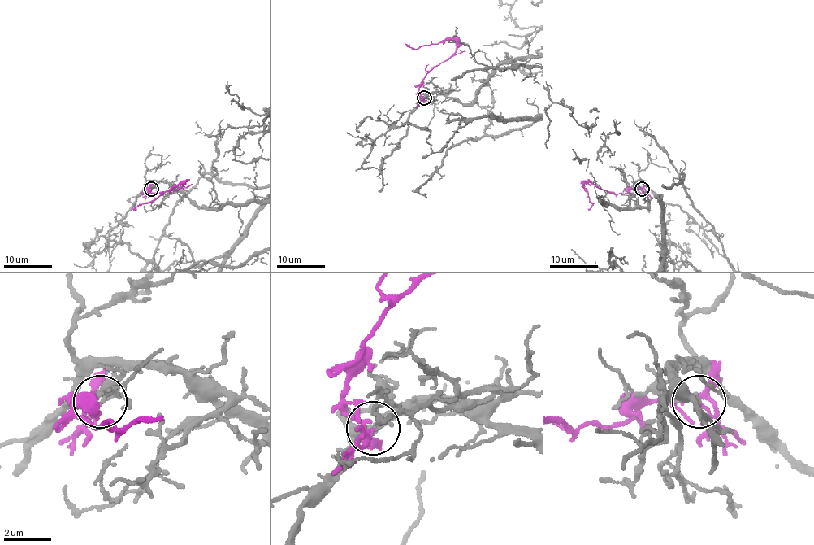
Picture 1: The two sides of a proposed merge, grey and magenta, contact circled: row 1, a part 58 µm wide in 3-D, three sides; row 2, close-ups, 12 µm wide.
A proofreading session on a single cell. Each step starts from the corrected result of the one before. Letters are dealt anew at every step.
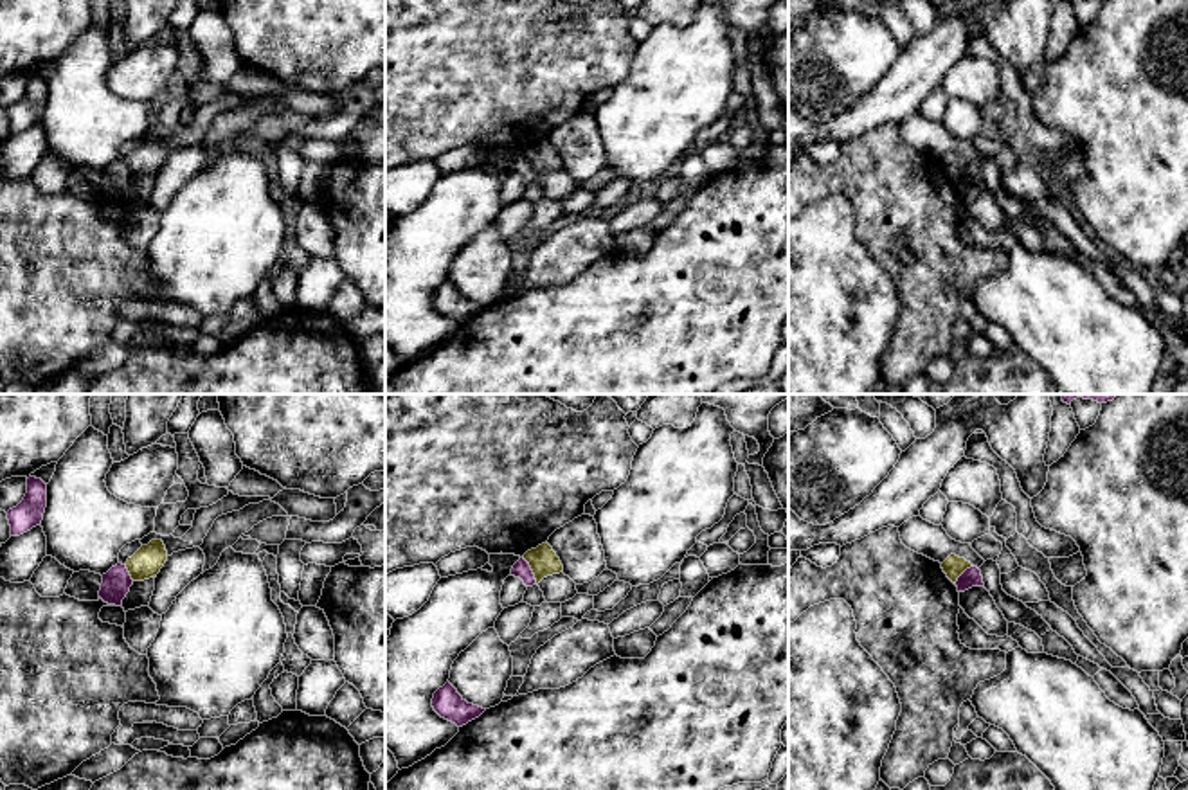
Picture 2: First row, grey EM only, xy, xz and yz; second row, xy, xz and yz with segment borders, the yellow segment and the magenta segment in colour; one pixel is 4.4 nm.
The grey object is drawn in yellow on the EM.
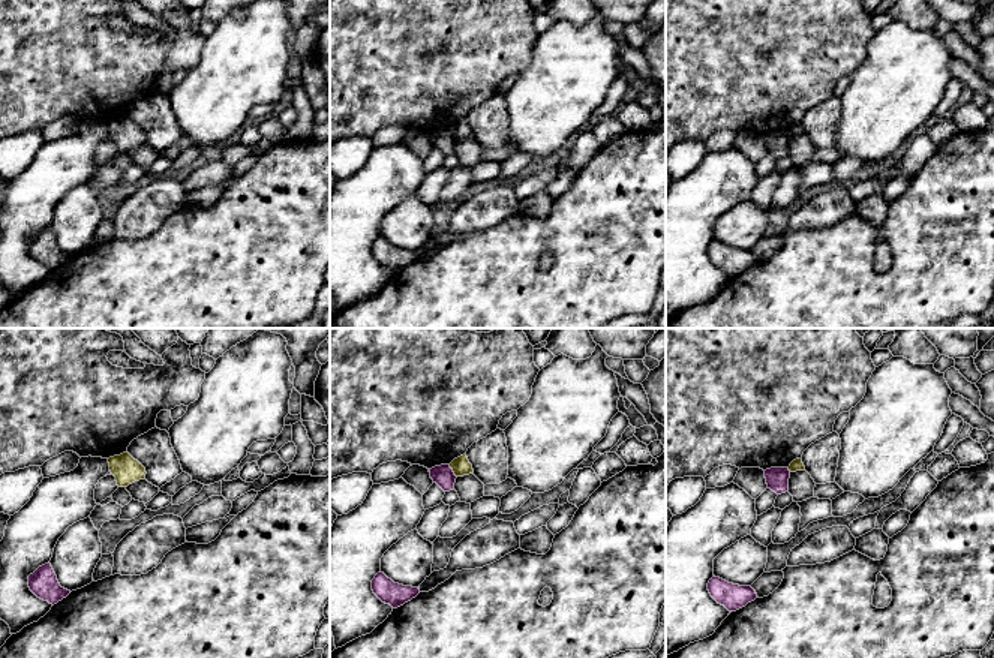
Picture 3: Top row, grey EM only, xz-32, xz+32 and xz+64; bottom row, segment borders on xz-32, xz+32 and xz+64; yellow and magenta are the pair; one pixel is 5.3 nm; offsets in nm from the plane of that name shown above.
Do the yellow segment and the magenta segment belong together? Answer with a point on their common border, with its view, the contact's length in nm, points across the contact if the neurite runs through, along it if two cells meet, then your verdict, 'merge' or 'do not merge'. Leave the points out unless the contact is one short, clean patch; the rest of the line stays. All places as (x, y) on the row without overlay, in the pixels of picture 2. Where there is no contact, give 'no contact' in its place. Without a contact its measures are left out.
meets yellow in xz at (531, 166); contact 140 nm long; border along xz (522, 153), (537, 180); do not merge

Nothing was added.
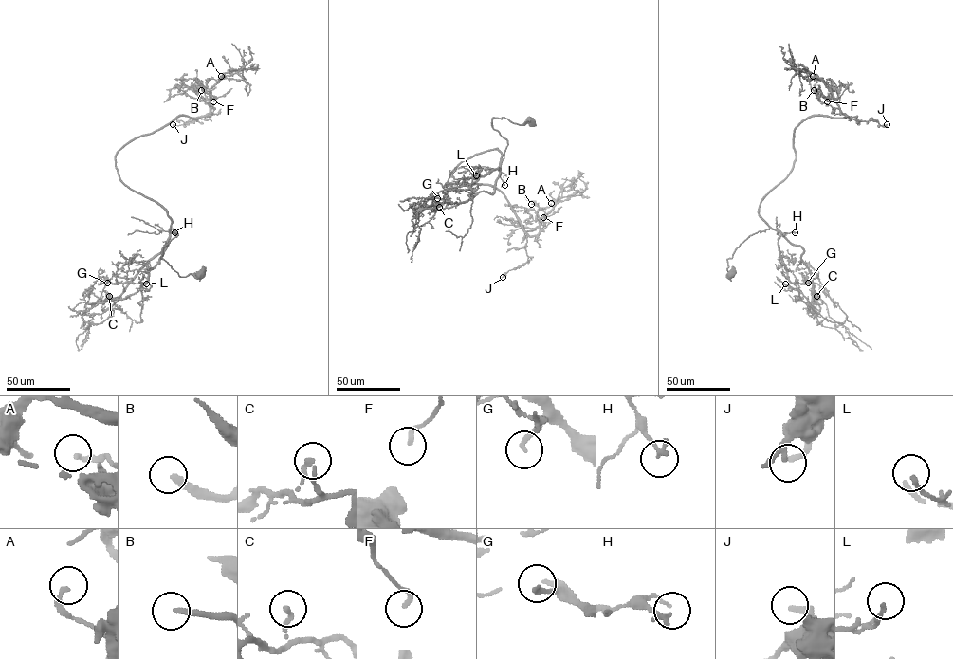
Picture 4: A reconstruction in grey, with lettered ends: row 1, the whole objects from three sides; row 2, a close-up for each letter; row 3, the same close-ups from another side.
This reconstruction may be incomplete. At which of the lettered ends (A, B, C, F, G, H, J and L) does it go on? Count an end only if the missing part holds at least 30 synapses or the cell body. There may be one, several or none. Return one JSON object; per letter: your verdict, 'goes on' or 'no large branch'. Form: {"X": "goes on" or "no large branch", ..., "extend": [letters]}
{"A": "no large branch", "B": "goes on", "C": "no large branch", "F": "no large branch", "G": "goes on", "H": "no large branch", "J": "no large branch", "L": "no large branch", "extend": ["B", "G"]}

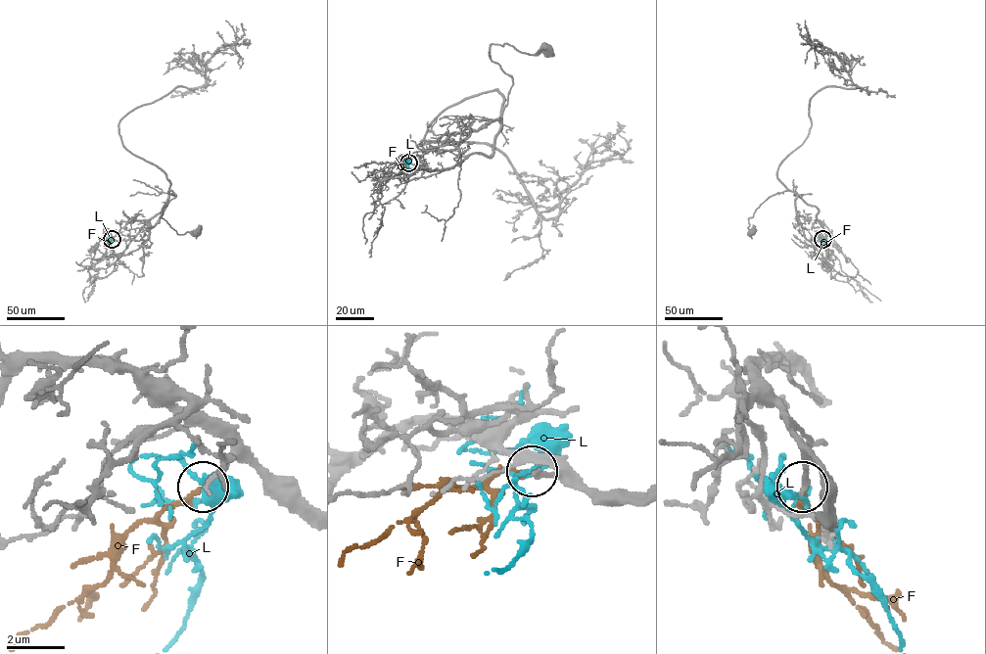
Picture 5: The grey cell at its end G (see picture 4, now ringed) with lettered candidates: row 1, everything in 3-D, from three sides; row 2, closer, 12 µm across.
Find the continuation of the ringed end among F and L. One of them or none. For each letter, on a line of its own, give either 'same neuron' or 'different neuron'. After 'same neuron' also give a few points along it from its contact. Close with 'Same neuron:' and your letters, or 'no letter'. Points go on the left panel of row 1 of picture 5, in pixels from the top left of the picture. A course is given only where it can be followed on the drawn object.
F: same neuron
L: different neuron
Same neuron: F

